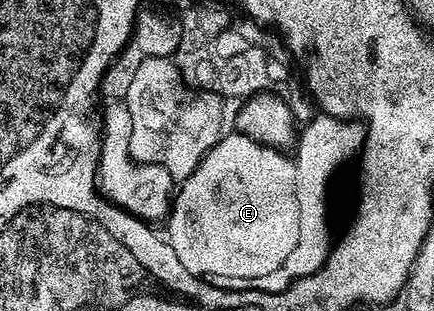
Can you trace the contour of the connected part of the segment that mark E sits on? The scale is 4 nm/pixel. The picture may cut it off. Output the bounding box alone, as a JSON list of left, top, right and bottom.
[167,135,299,282]

